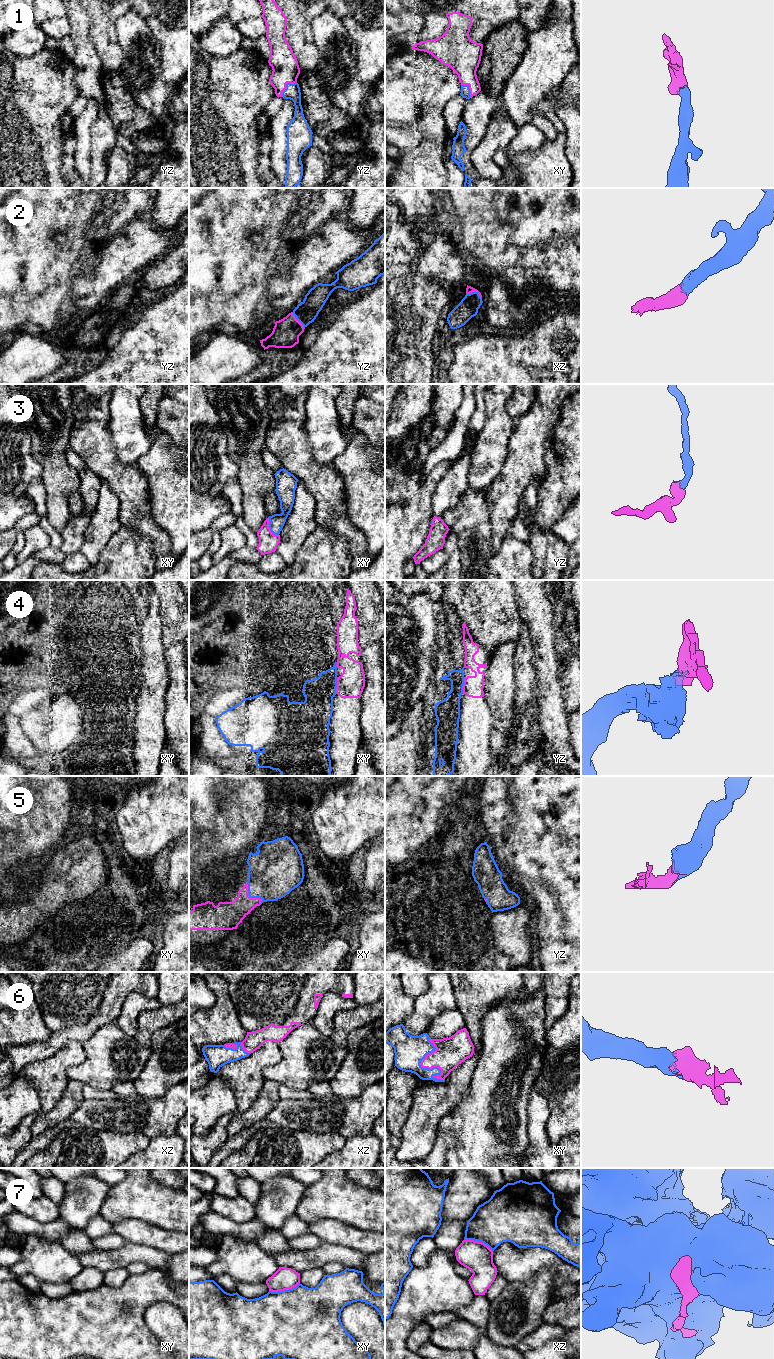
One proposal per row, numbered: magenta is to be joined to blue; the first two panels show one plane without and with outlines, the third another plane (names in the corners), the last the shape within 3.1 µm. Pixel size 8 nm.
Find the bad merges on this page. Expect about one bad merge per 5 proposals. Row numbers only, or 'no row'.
4

